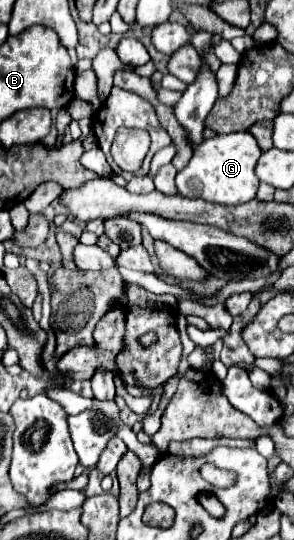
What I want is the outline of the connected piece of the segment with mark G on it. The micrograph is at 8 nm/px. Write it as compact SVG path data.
M232 132L232 134L216 134L210 140L204 140L190 160L190 164L178 172L176 186L178 194L186 198L202 198L214 204L238 206L256 196L258 178L254 174L254 166L260 158L262 150L258 148L254 136L250 132Z

